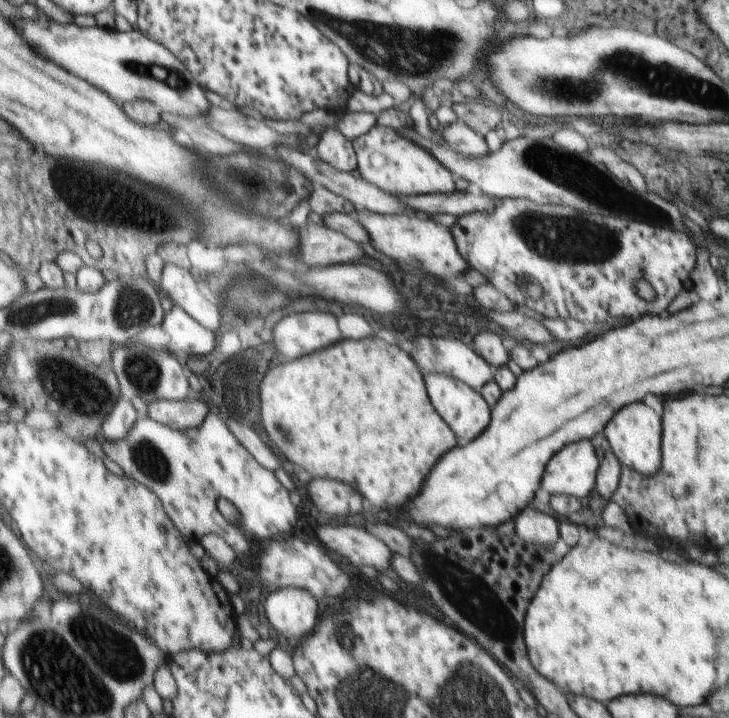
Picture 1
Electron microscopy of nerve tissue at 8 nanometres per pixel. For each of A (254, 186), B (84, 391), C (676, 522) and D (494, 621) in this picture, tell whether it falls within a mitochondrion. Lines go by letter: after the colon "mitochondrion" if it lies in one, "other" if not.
A: mitochondrion
B: mitochondrion
C: other
D: mitochondrion

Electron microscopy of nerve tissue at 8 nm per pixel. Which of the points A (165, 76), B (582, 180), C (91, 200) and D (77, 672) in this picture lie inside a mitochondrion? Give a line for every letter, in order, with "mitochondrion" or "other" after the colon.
A: mitochondrion
B: mitochondrion
C: mitochondrion
D: mitochondrion

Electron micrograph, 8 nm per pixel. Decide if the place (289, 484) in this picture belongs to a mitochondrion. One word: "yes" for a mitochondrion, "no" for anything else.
no

